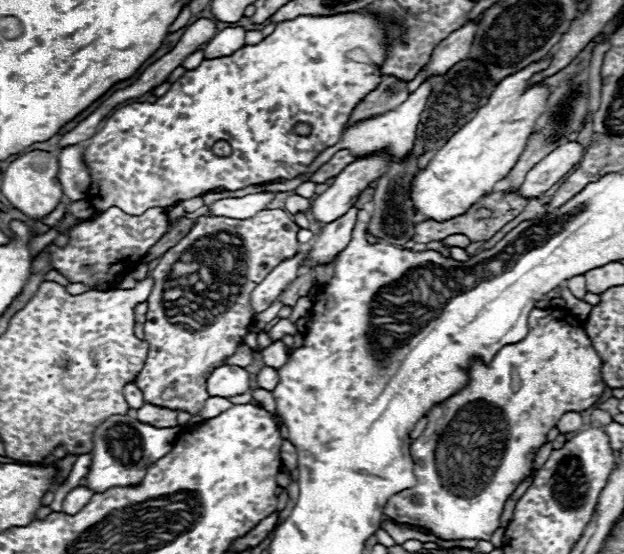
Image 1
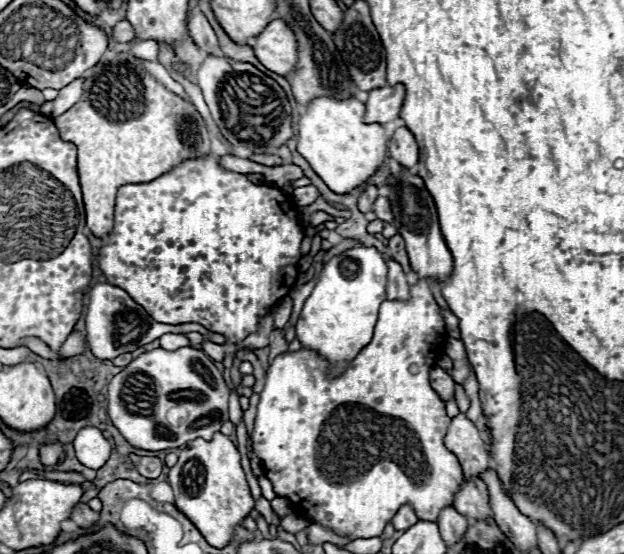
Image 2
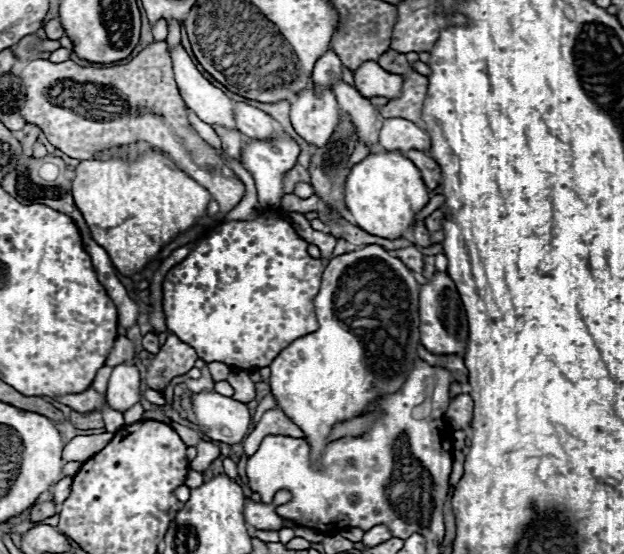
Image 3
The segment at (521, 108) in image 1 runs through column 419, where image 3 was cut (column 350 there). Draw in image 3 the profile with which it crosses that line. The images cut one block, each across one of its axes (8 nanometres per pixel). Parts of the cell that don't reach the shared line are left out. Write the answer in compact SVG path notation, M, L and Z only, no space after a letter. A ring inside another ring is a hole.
M380 152L366 156L348 174L344 190L346 206L358 226L368 234L390 240L402 238L408 228L414 228L416 214L428 204L428 198L430 192L424 186L420 170L400 152Z

